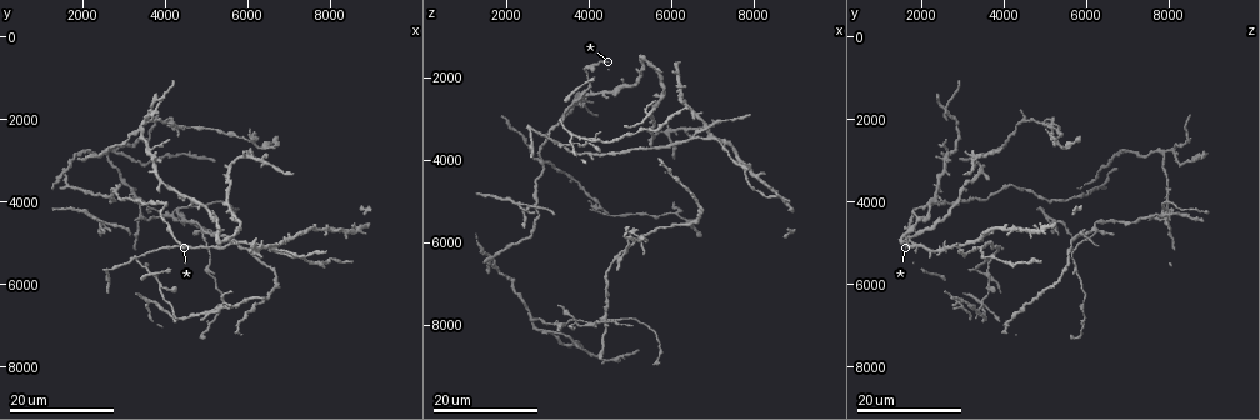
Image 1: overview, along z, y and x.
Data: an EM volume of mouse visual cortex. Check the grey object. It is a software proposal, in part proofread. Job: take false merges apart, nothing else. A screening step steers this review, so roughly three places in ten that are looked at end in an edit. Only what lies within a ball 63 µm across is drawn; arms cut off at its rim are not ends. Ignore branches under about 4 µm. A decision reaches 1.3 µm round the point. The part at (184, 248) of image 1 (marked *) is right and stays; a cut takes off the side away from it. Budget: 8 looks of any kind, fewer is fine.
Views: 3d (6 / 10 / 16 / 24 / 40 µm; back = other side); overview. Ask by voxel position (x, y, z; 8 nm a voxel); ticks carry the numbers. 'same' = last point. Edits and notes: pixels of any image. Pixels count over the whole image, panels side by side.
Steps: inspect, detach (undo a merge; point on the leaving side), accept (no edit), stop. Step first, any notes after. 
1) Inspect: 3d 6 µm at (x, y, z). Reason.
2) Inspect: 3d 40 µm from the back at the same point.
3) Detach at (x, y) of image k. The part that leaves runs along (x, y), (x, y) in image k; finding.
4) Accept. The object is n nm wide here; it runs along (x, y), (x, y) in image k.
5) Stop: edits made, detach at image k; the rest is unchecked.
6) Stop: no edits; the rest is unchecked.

Inspect: 3d 16 µm at (4000, 3550, 2450). Side arm on a straight run.

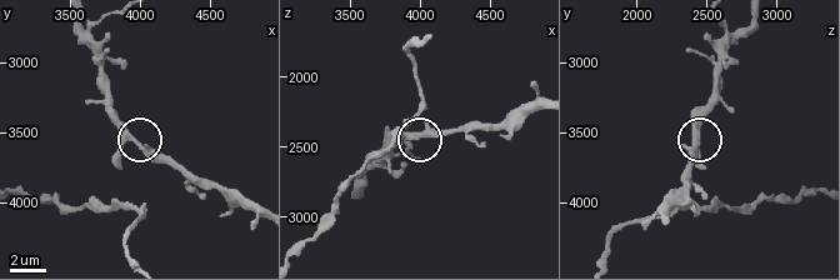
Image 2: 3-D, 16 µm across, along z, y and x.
Inspect: 3d 10 µm at (3960, 3540, 2400).

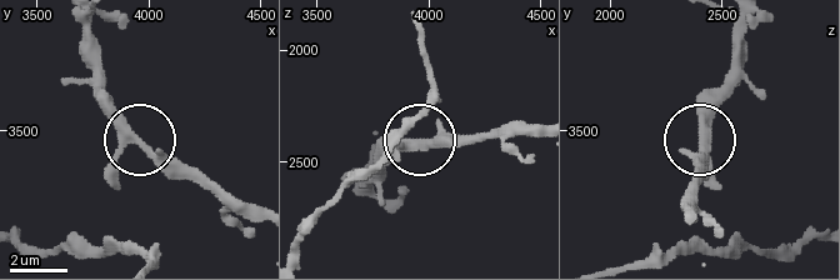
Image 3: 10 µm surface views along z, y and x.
Accept. 3 arms meet here; continuous, no second cell.

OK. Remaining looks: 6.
Inspect: 3d 16 µm at (6900, 5150, 3250). Three-way junction.

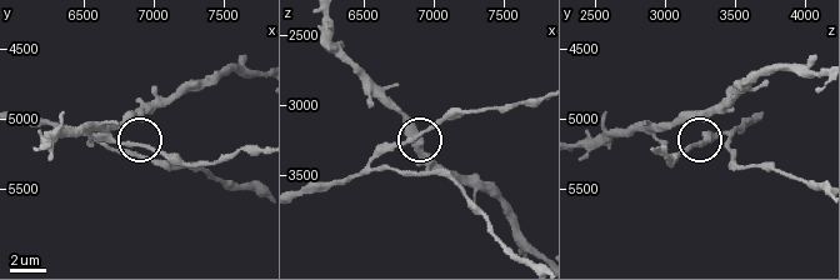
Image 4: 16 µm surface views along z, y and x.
Inspect: 3d 10 µm at (6880, 5200, 3220).

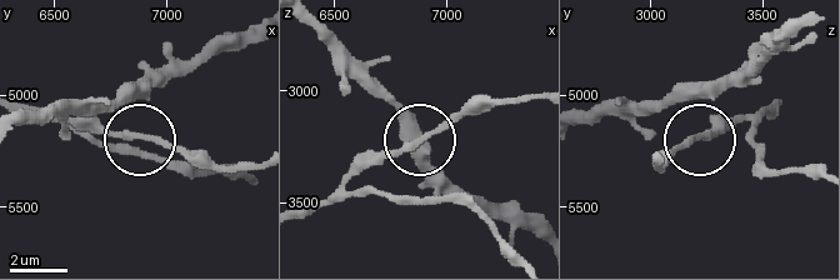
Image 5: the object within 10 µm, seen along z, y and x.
Accept. The side arm is 10 µm long; 3 arms meet here; one cell here.

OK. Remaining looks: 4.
Inspect: 3d 16 µm at (3300, 5400, 3700). Four arms meet.

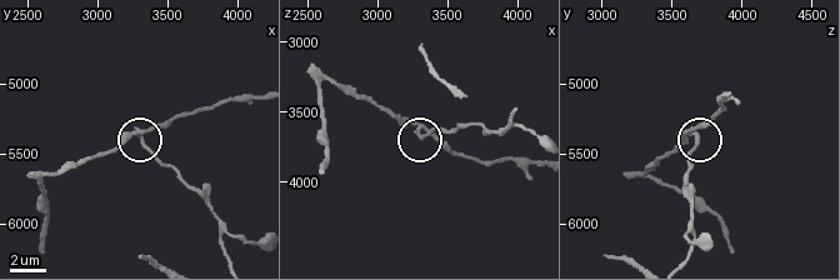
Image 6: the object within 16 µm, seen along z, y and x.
Inspect: 3d 6 µm at (3300, 5360, 3640). Zoom in.

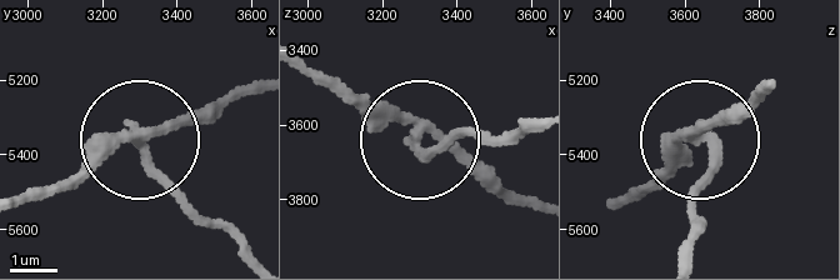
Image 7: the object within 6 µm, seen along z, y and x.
Detach at (171, 194) of image 7. The object is 260 nm wide here; the part that leaves runs along (694, 141), (706, 173), (694, 256) in image 7; two cells meet here.

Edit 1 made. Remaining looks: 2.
Inspect: 3d 24 µm at (3700, 1750, 2600).

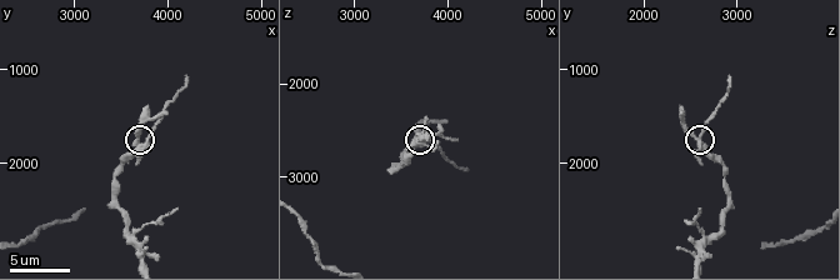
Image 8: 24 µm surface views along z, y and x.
Inspect: 3d 6 µm at (3700, 1800, 2600). Zoom in.

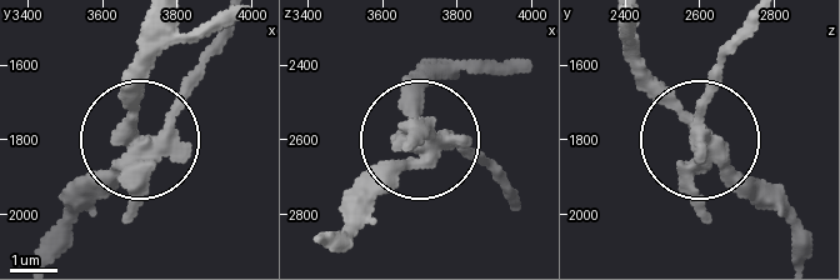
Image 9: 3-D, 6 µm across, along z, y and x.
Detach at (184, 89) of image 9. The part that leaves runs along (713, 148), (700, 104), (748, 21) in image 9; a second cell is stuck on.

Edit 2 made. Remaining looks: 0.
Stop: edits made, detach at image 7, detach at image 9; the rest is unchecked.

